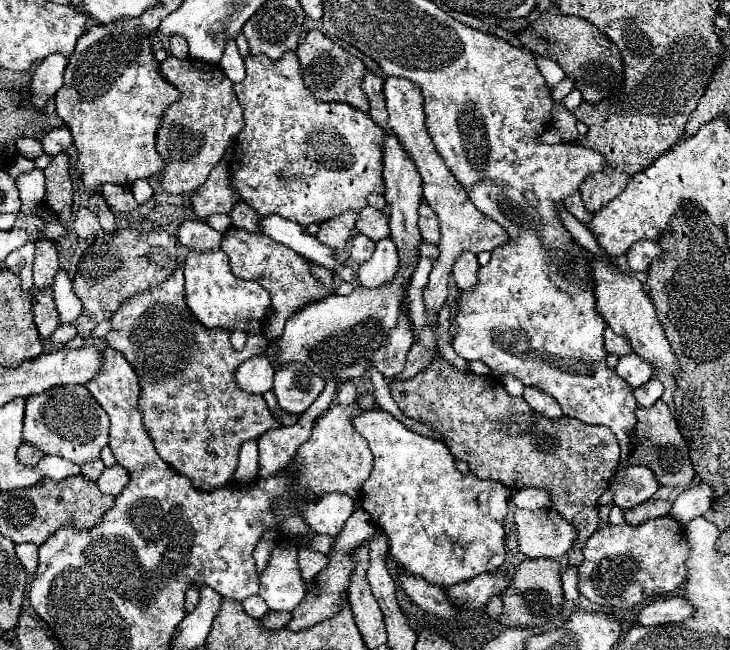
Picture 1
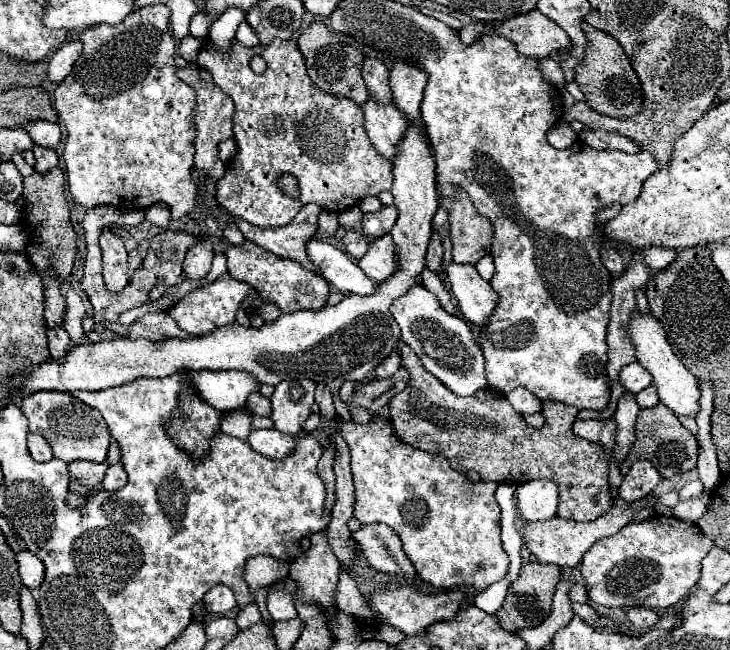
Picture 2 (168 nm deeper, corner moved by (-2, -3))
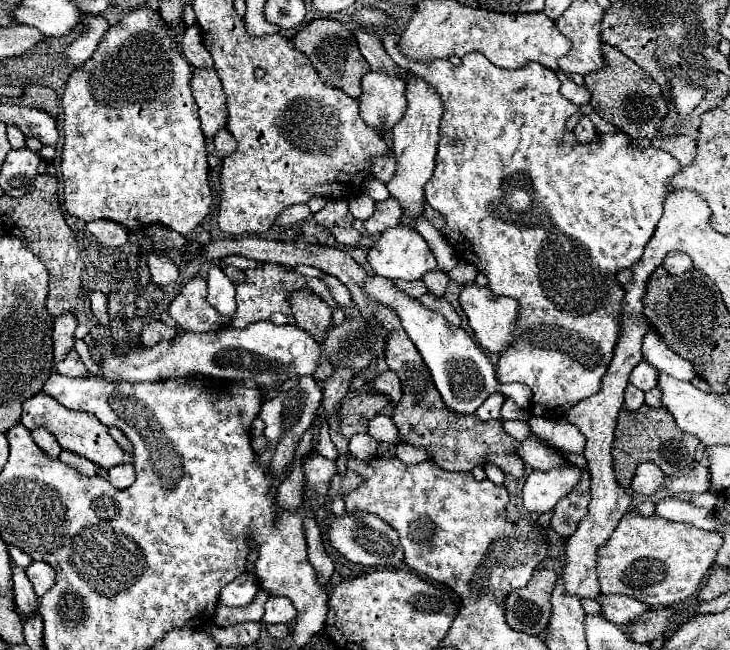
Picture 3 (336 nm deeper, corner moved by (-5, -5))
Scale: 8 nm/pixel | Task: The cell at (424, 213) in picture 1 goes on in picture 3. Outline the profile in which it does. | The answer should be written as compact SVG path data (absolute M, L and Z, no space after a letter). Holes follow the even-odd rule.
M443 271L427 273L427 275L423 277L423 285L425 285L425 287L427 287L427 291L429 291L429 293L433 293L435 297L443 297L447 283L449 283L449 277L447 277Z

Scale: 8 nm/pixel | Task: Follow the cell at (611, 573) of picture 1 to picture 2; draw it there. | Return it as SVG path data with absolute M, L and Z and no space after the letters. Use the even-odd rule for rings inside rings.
M654 515L642 523L628 523L616 535L604 537L582 557L580 573L586 581L588 599L604 607L670 607L694 589L700 579L700 561L712 549L714 541L704 535L698 525L680 521L670 515Z

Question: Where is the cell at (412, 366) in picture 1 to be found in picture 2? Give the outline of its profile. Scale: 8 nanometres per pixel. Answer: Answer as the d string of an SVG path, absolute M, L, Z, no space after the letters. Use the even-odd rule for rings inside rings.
M400 367L396 371L396 375L392 375L388 379L376 379L376 381L370 381L370 383L362 385L354 393L354 403L368 409L370 413L376 413L384 405L388 405L388 401L396 393L400 393L406 385L408 385L408 371L404 367Z

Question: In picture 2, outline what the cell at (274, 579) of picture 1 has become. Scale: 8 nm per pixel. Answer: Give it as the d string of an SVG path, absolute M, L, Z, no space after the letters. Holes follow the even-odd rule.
M276 581L268 587L268 611L274 621L296 617L296 605L292 603L292 595L284 589L284 581Z

